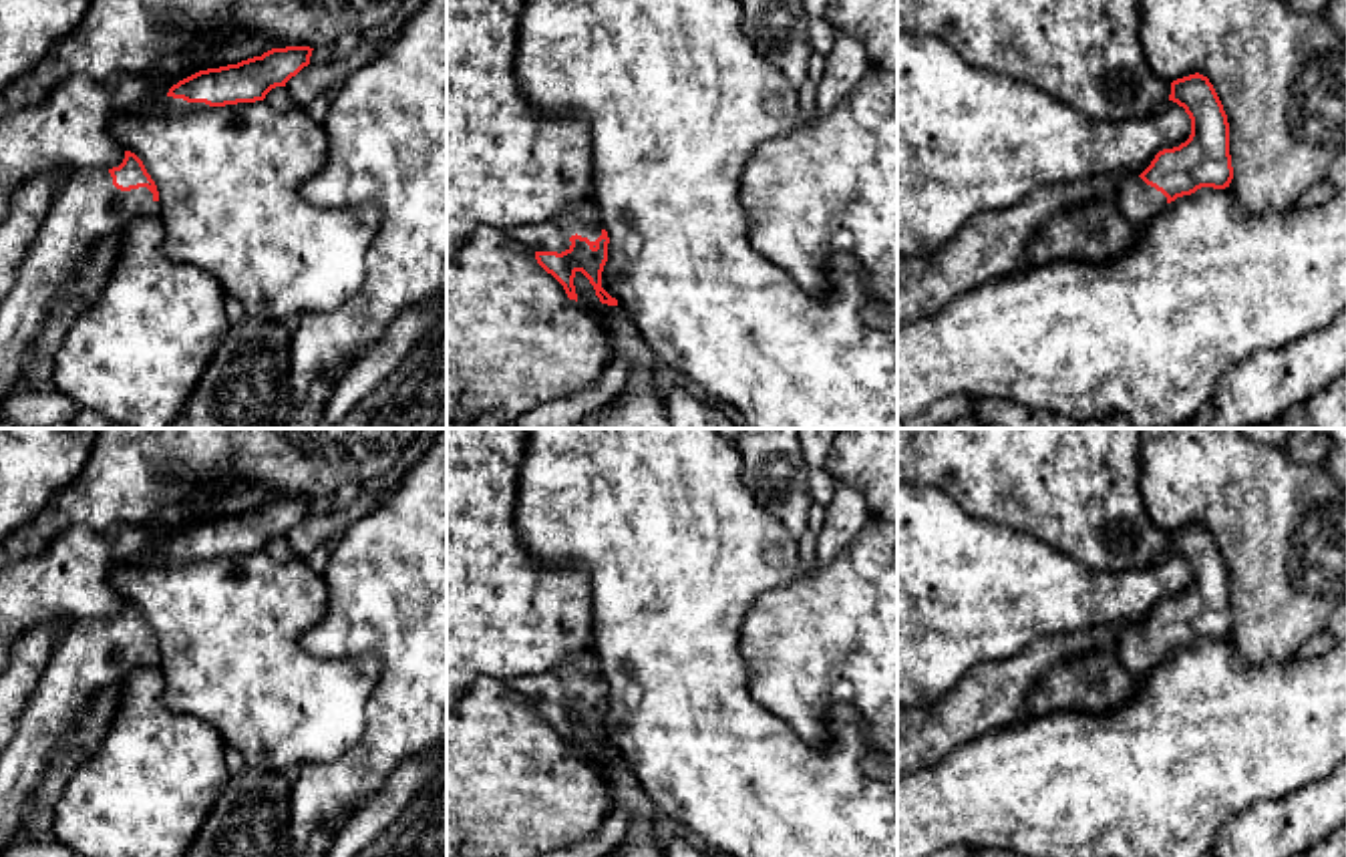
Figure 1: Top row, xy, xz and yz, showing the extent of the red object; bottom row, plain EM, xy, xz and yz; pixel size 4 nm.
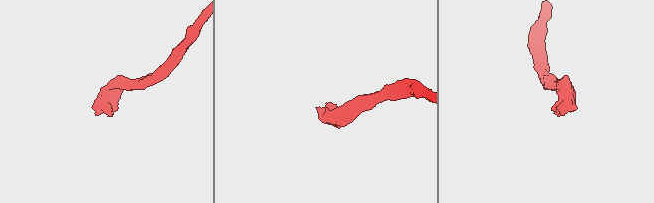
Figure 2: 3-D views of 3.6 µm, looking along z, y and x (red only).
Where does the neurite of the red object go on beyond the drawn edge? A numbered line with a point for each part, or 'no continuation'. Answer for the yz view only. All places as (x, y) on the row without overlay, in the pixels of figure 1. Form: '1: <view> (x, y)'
1: yz (1139, 652)

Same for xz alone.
1: xz (582, 668)

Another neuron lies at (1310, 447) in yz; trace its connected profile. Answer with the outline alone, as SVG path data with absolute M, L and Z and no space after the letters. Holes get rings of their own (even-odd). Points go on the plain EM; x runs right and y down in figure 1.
M1292 428L1282 449L1296 463L1316 467L1326 461L1330 441L1322 428Z

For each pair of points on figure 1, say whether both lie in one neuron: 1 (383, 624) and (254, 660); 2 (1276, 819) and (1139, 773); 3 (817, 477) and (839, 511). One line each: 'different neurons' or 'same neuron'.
1: different neurons
2: different neurons
3: different neurons

